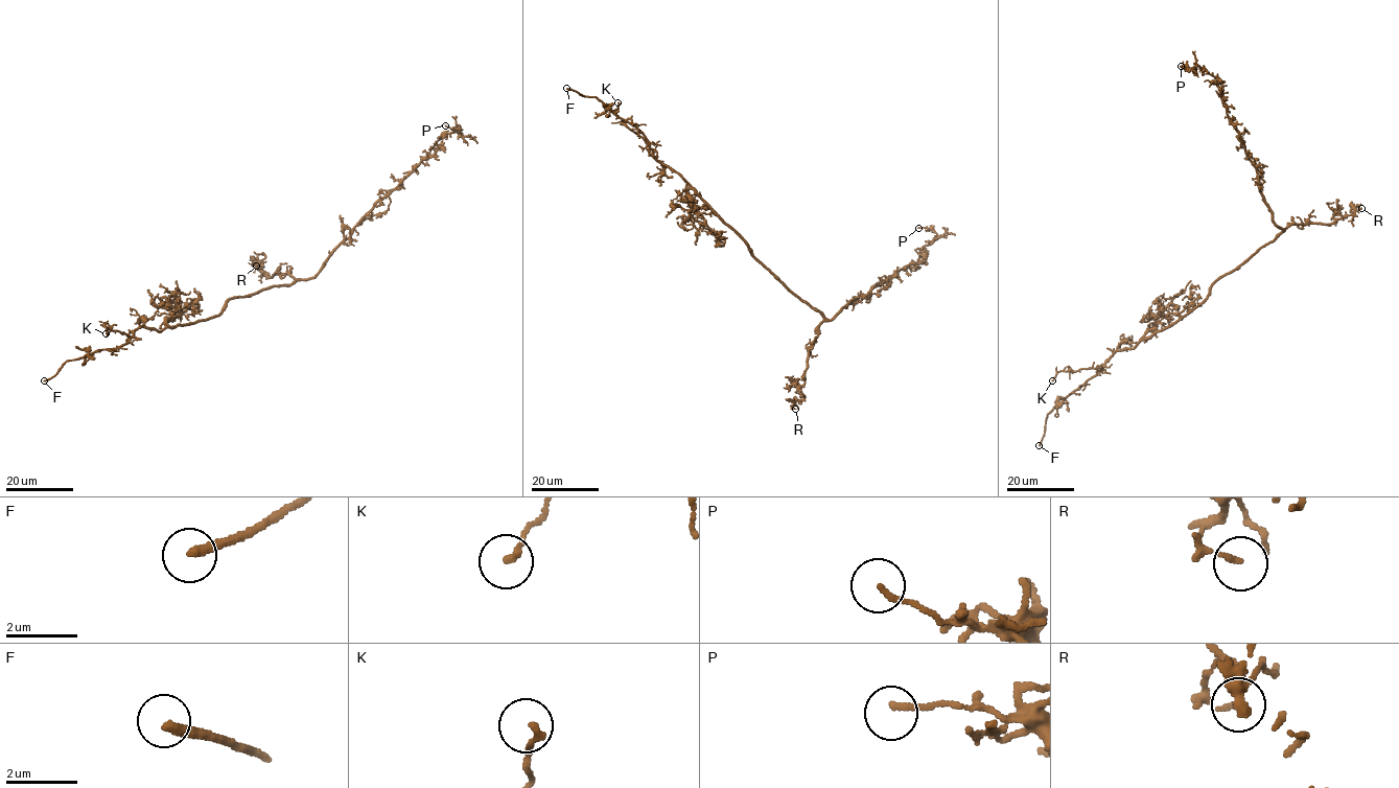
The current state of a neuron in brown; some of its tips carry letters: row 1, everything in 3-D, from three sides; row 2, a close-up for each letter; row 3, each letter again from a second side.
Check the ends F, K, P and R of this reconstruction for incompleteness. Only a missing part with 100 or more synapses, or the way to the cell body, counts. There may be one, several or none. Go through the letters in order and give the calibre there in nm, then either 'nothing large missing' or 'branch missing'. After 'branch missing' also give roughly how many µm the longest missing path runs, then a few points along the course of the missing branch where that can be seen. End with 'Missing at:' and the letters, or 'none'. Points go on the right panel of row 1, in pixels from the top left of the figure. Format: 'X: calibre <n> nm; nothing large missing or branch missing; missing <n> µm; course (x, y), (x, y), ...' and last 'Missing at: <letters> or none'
F: calibre 280 nm; branch missing; missing 40 µm
K: calibre 170 nm; nothing large missing
P: calibre 150 nm; nothing large missing
R: calibre 110 nm; nothing large missing
Missing at: F

